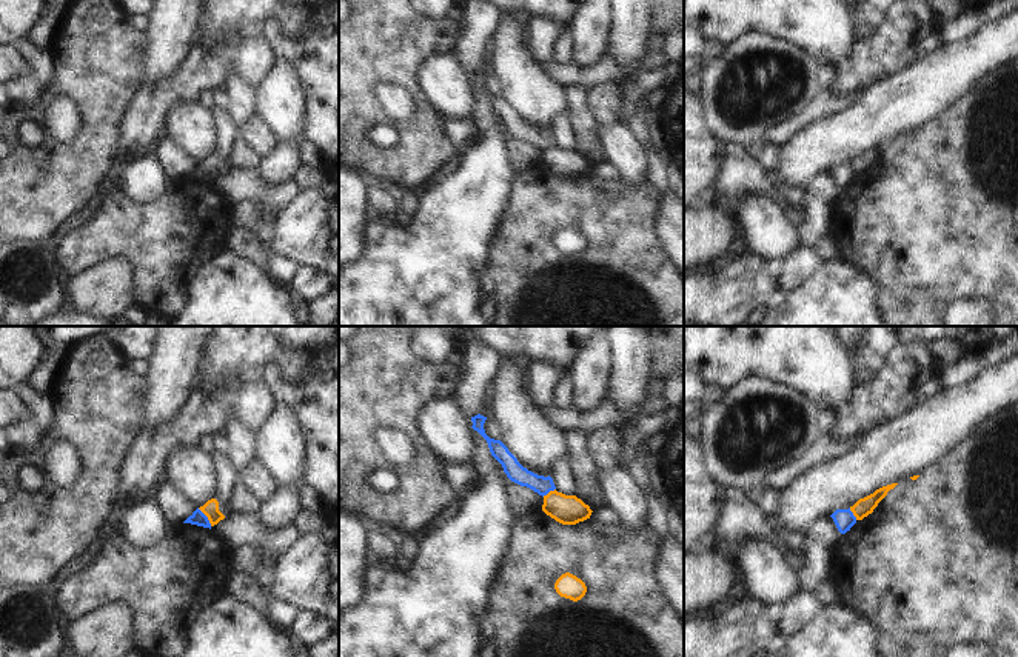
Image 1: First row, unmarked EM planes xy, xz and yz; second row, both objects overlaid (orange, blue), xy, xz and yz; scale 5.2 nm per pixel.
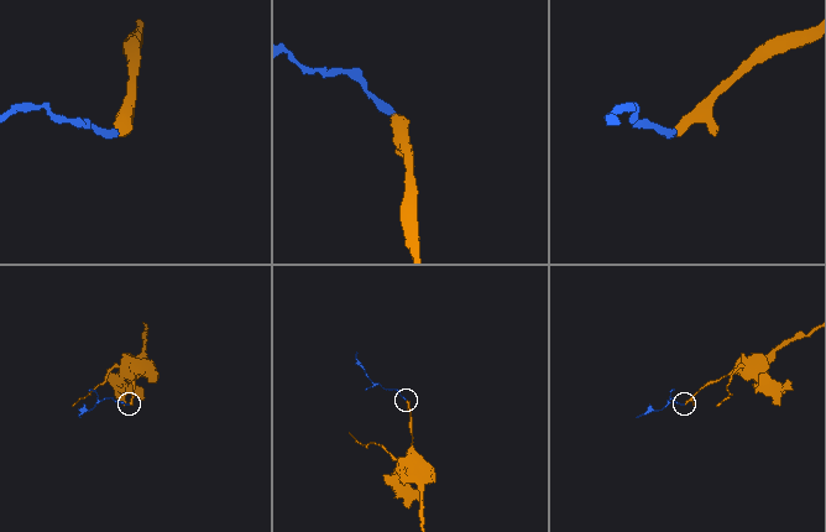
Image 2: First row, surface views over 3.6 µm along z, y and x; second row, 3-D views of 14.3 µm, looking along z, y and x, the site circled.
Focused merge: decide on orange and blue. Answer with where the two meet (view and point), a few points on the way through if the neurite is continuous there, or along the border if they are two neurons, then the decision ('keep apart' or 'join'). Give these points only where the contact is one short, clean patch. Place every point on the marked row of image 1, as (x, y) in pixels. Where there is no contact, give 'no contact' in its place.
meets orange in xy at (207, 516); border along xy (197, 508), (211, 525); keep apart

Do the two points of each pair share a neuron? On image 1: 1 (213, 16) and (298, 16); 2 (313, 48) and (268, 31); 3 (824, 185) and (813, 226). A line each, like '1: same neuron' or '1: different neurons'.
1: same neuron
2: same neuron
3: same neuron

